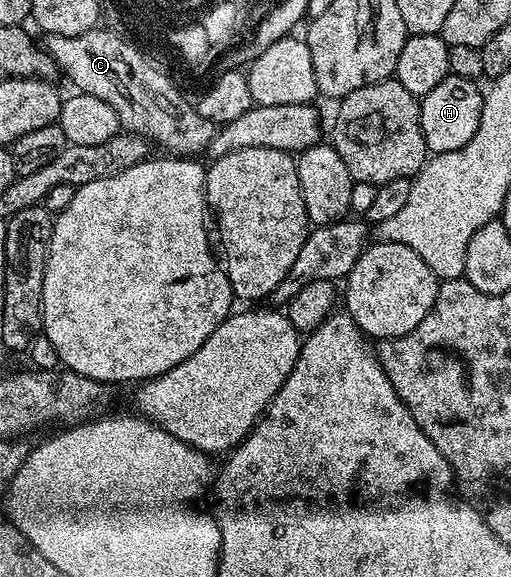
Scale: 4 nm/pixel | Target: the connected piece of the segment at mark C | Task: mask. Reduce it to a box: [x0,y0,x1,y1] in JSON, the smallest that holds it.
[46,28,217,156]

